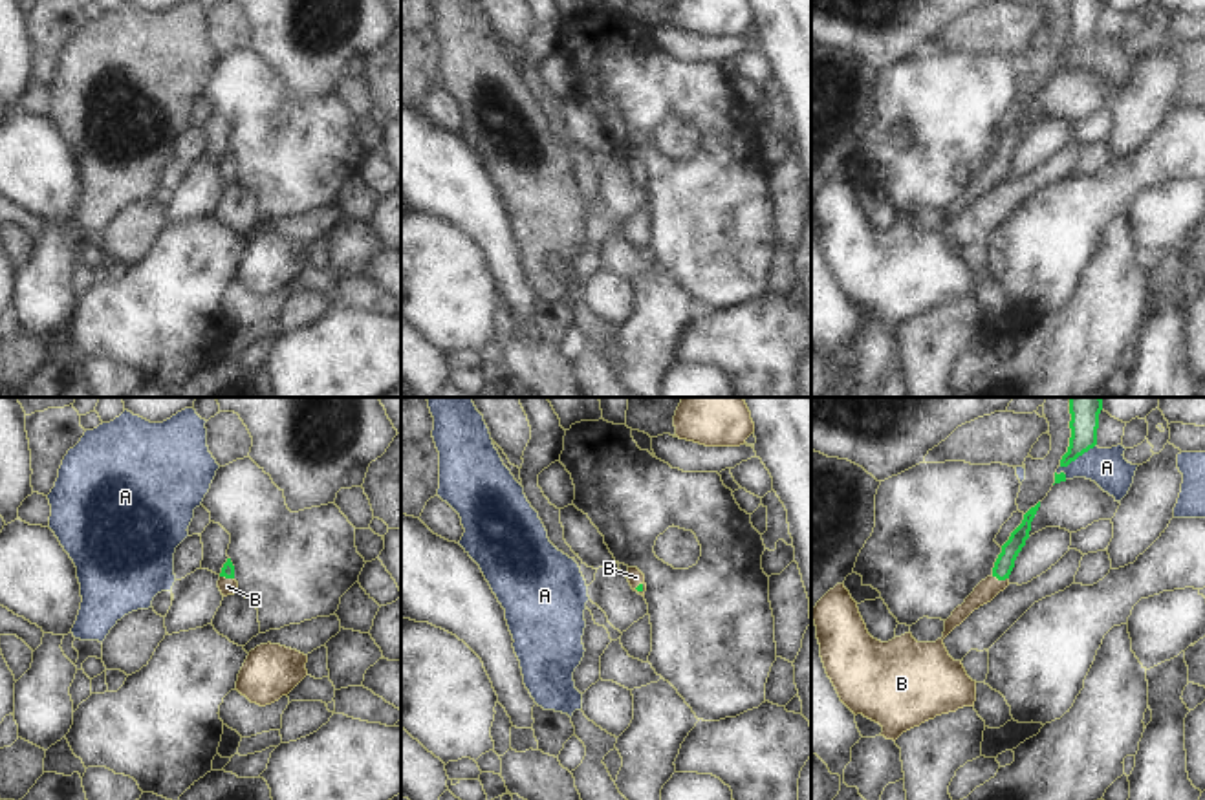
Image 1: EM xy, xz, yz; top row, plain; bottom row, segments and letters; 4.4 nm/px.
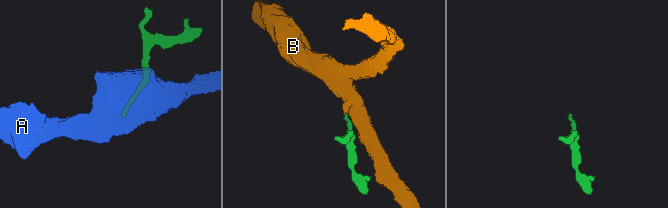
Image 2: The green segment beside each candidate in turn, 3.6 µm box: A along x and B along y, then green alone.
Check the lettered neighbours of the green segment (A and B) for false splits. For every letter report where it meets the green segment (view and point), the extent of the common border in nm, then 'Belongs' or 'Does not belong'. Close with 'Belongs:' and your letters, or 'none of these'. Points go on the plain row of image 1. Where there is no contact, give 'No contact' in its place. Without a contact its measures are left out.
A: Touches green at yz (1077, 46). Shared border 190 nm. Does not belong
B: Touches green at yz (1000, 169). Shared border 80 nm. Belongs
Belongs: B

